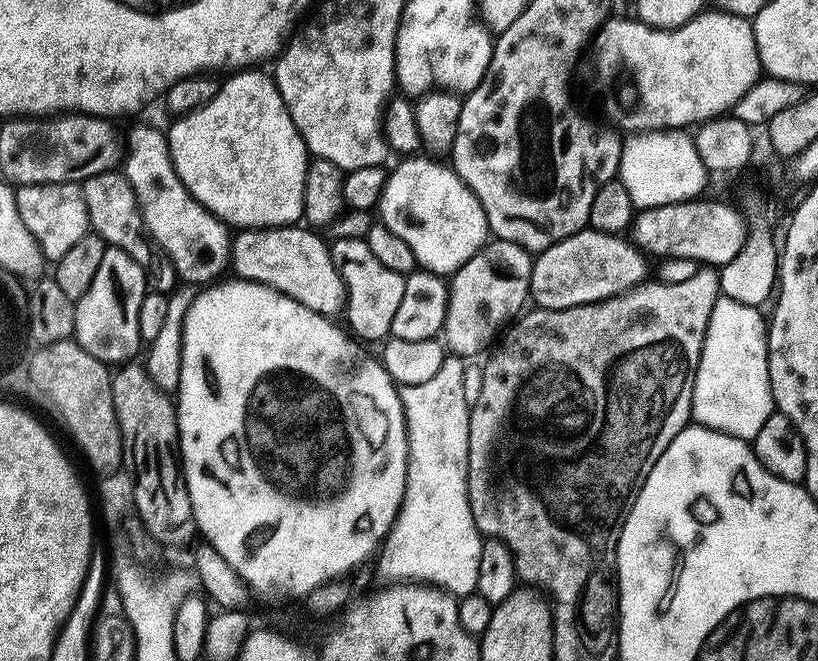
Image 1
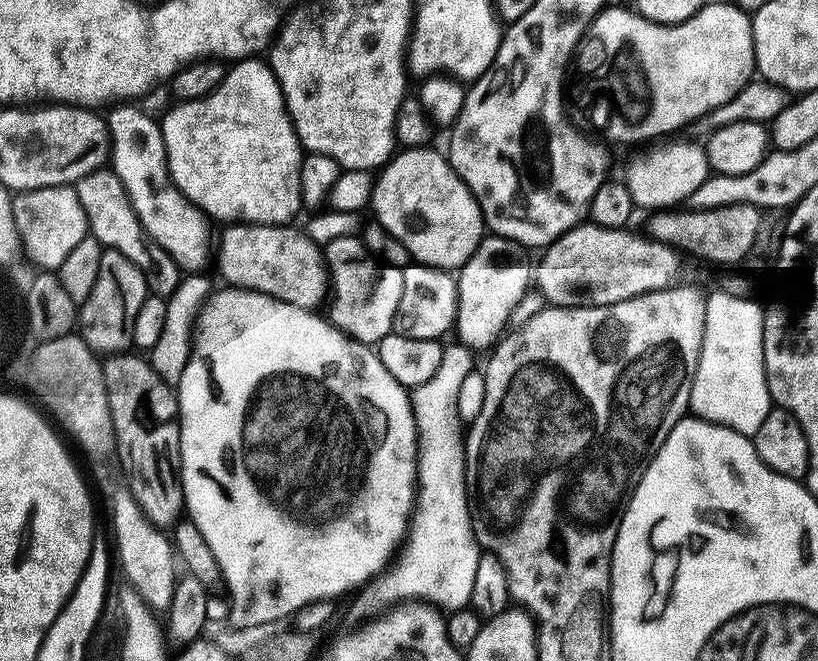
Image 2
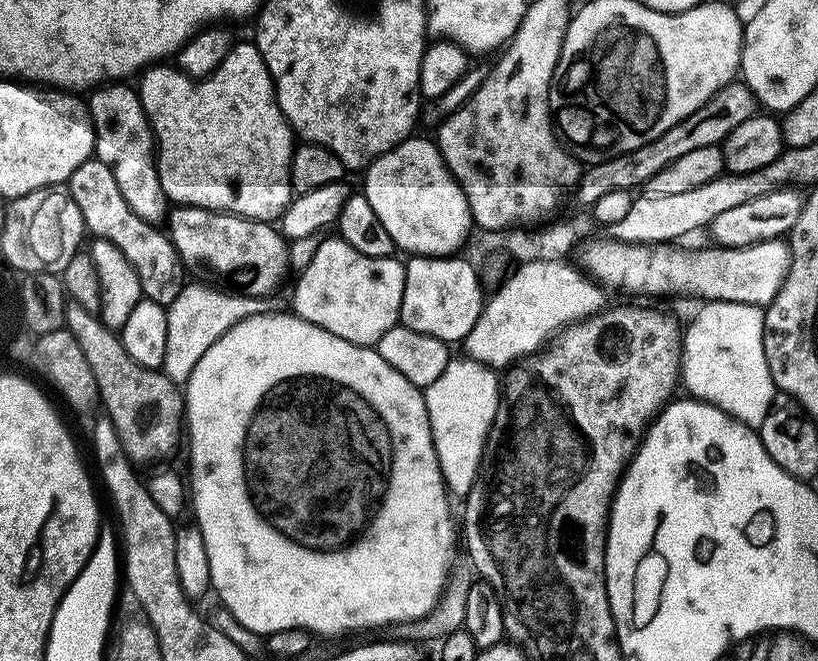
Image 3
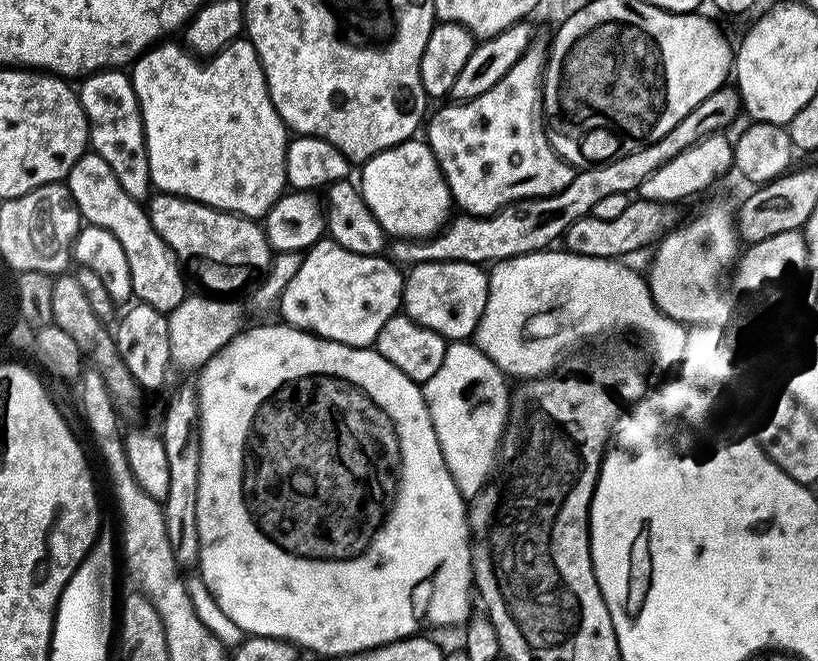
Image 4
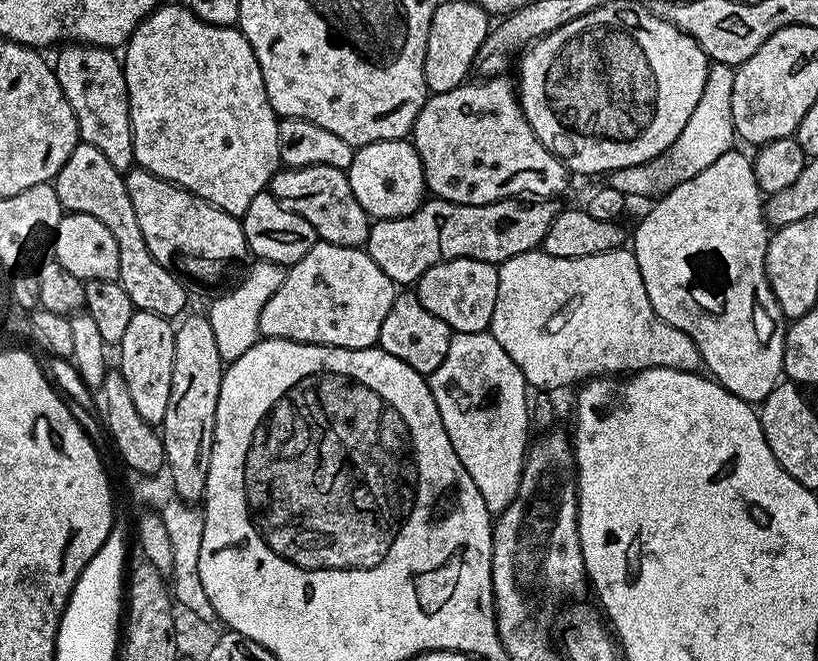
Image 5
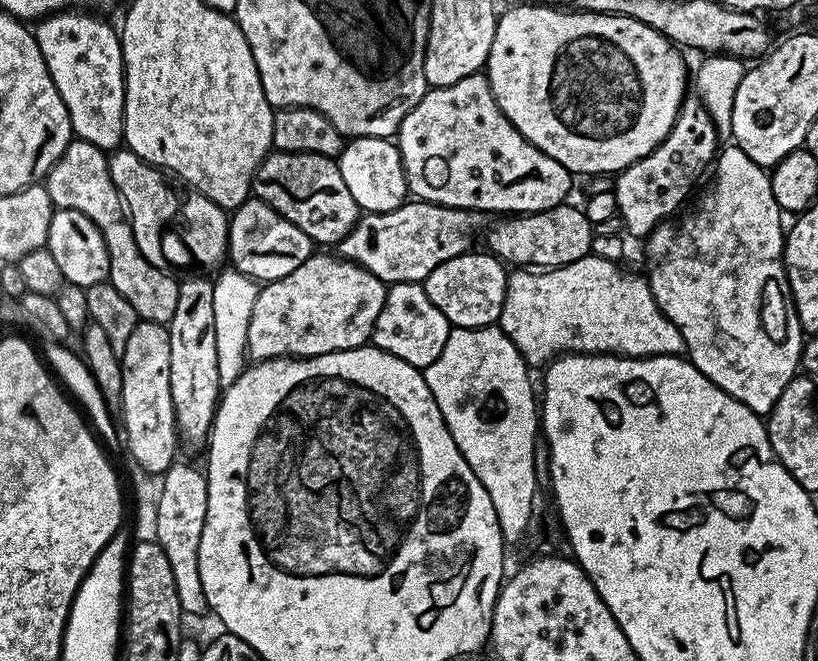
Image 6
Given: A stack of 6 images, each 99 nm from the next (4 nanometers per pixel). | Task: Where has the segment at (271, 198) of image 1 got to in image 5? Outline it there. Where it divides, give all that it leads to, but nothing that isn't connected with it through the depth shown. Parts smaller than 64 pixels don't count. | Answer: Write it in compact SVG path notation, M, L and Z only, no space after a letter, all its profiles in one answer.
M161 3L160 7L144 18L134 30L127 44L122 48L122 67L126 86L128 87L128 105L130 106L130 126L134 138L134 158L139 167L145 168L150 174L158 178L168 180L193 192L195 196L202 197L216 208L228 212L237 218L243 217L244 211L258 198L260 192L265 191L271 185L272 176L281 167L278 154L278 119L275 110L270 106L266 98L266 86L262 82L262 70L258 66L258 58L254 58L254 50L250 50L250 42L240 33L239 27L223 28L213 24L203 24L192 9L180 4Z

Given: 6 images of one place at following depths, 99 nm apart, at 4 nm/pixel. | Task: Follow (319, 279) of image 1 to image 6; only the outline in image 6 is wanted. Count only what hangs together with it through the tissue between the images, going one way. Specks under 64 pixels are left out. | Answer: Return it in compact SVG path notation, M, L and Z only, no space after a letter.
M113 151L108 156L108 165L110 166L110 178L118 194L124 200L128 221L134 230L134 242L138 242L138 250L142 250L142 258L146 258L146 262L163 269L192 268L188 270L216 267L219 269L225 263L228 254L228 222L230 219L225 209L210 202L210 198L206 198L200 192L173 182L161 169L146 163L133 152Z

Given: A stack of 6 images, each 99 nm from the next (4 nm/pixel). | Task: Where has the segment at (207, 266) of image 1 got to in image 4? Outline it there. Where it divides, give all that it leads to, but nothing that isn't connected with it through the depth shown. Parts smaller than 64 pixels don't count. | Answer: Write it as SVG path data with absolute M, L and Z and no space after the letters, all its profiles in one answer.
M124 70L94 72L79 81L78 95L88 119L91 151L97 152L106 161L106 166L114 170L114 178L118 178L122 190L126 190L130 198L143 201L152 188L152 179L148 169L148 143L144 140L144 119L131 75Z

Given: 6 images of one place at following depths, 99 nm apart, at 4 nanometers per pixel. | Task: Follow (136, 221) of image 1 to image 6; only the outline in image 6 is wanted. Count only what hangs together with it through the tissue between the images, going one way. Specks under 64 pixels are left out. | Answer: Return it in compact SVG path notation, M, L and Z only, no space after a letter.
M74 138L48 171L46 187L56 208L78 210L78 214L86 214L86 218L98 226L102 242L106 242L106 254L110 254L108 280L114 290L134 306L137 317L168 325L178 306L180 285L177 277L167 276L172 274L142 258L142 250L138 250L138 242L134 242L134 230L128 221L124 200L110 178L108 156L104 151L90 142Z

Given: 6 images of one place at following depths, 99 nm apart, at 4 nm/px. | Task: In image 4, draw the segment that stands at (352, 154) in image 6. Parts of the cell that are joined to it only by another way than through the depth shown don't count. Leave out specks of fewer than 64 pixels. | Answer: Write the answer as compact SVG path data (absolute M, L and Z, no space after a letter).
M413 138L374 154L359 169L358 187L366 206L392 238L424 238L448 223L454 201L446 178L427 142Z

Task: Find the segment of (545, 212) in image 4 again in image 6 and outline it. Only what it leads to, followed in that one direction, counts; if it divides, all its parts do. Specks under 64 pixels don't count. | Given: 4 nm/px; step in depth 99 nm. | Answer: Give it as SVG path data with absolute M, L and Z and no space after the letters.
M409 199L401 208L389 212L364 212L360 220L338 245L341 257L374 274L386 285L418 284L442 262L458 258L473 247L476 232L486 228L485 213L465 208L447 208L425 200Z

